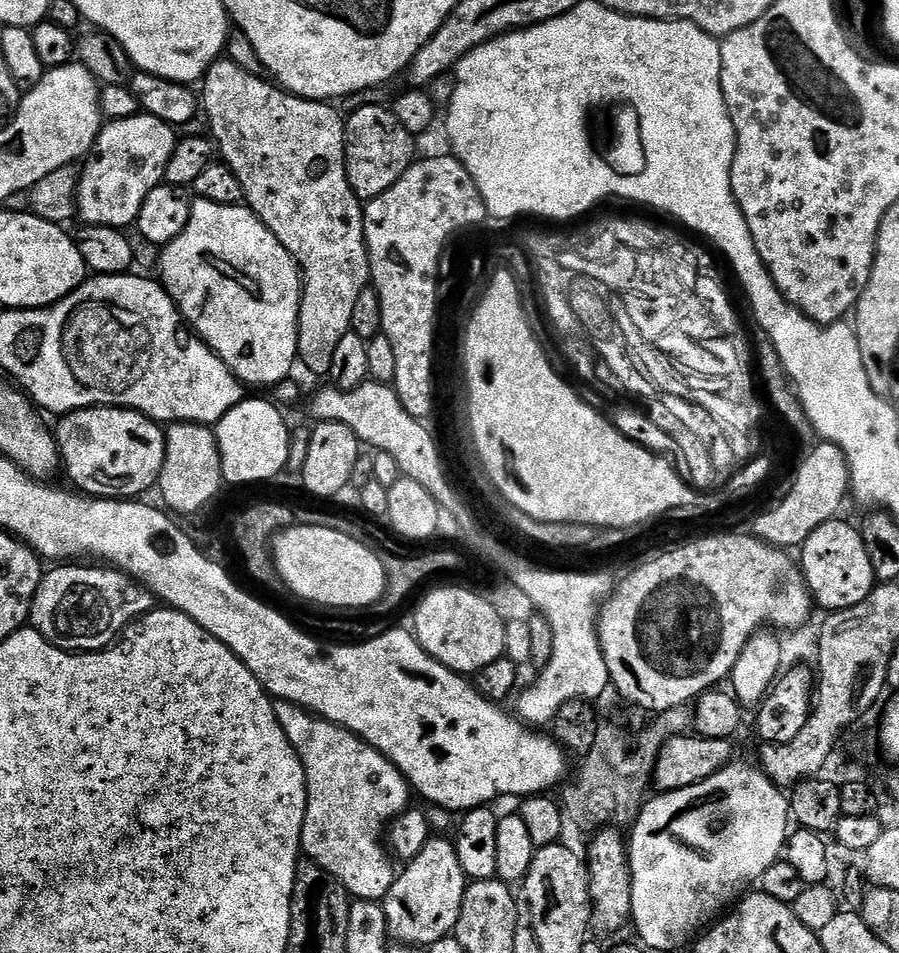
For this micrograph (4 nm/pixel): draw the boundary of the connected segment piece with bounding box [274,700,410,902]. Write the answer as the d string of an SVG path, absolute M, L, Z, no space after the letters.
M276 700L274 714L290 746L294 746L306 774L308 805L300 839L303 855L330 873L347 890L349 897L360 902L383 901L398 875L398 868L392 865L392 860L384 849L384 831L387 830L388 823L398 821L409 811L408 781L377 748L371 748L347 728L332 724L288 700Z

